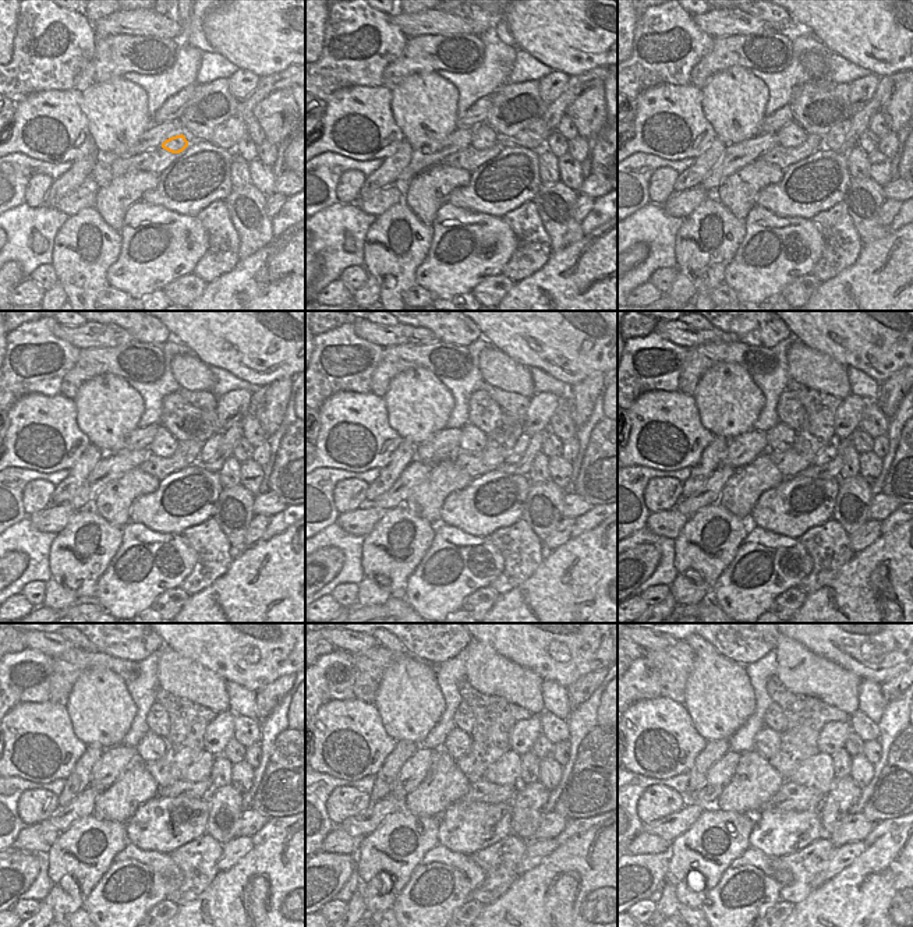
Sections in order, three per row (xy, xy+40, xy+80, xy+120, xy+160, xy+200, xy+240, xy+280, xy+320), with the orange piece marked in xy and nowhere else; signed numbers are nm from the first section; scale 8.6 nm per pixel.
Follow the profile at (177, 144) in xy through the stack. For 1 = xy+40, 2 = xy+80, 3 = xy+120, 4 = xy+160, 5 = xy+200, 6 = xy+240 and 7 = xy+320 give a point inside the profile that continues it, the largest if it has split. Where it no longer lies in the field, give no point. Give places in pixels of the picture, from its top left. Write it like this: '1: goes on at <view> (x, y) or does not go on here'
1: goes on at xy+40 (482, 137)
2: goes on at xy+80 (792, 135)
3: goes on at xy+120 (163, 445)
4: goes on at xy+160 (473, 441)
5: goes on at xy+200 (781, 438)
6: goes on at xy+240 (151, 747)
7: goes on at xy+320 (767, 740)

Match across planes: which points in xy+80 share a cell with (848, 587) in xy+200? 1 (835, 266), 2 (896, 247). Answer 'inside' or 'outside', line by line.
1: outside
2: inside

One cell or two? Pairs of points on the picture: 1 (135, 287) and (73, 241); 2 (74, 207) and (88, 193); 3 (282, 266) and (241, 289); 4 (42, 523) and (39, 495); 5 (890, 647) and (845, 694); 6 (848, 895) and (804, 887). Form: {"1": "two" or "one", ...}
{"1": "two", "2": "one", "3": "one", "4": "two", "5": "two", "6": "two"}

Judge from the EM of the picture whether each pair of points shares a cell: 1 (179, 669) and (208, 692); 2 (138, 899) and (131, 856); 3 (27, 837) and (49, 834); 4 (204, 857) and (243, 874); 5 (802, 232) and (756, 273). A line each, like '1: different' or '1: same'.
1: same
2: same
3: same
4: different
5: same

